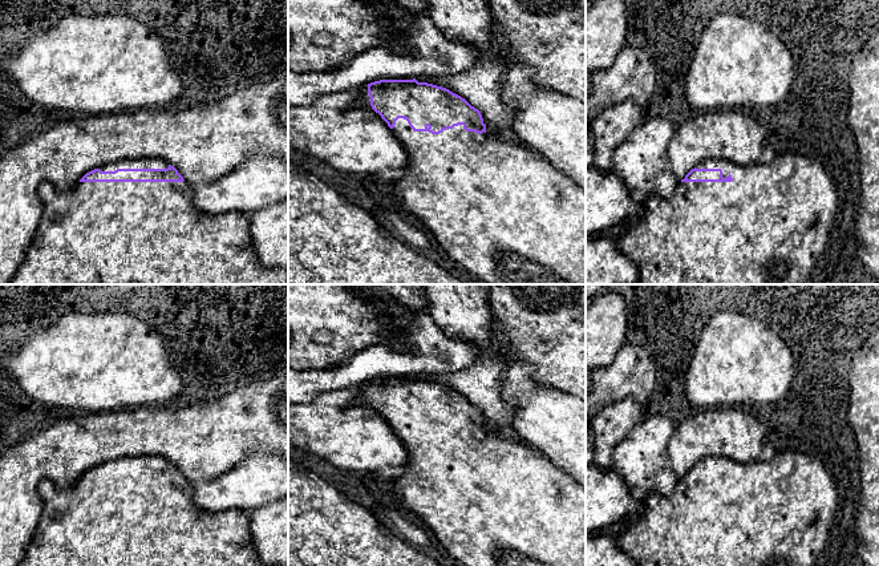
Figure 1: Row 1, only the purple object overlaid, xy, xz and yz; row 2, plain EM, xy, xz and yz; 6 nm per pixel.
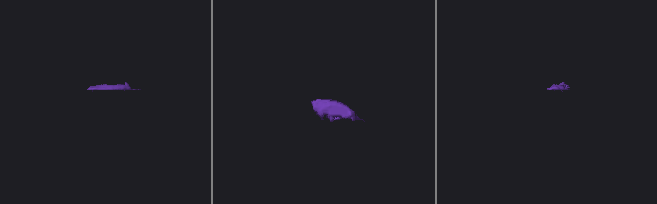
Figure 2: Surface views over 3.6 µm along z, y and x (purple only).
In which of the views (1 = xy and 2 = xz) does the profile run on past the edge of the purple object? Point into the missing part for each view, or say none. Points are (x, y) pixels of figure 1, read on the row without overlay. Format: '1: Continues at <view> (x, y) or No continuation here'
1: Continues at xy (94, 522)
2: Continues at xz (490, 501)

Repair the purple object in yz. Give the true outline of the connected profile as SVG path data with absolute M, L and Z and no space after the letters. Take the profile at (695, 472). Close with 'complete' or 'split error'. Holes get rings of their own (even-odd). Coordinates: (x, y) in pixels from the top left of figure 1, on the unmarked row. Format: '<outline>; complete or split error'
M801 452L748 464L706 457L679 478L671 496L651 492L641 502L641 513L627 522L617 539L639 566L814 566L837 518L838 482L821 460Z; split error

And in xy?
M137 456L108 461L86 470L69 488L57 488L52 481L44 480L39 484L37 490L44 508L21 566L268 566L258 561L252 549L248 514L235 509L222 513L199 509L194 502L195 485L189 482L174 464L159 456Z; split error

